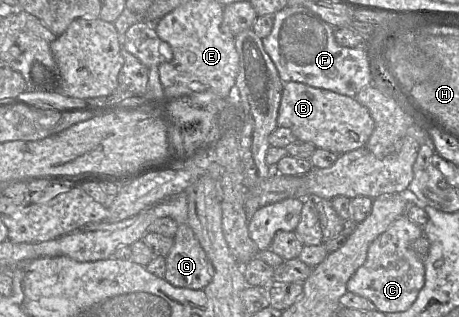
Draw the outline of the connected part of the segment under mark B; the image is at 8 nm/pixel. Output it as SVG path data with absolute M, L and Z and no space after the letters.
M286 82L278 111L277 126L289 128L298 140L310 142L336 154L365 147L374 130L368 109L355 98L301 82Z

